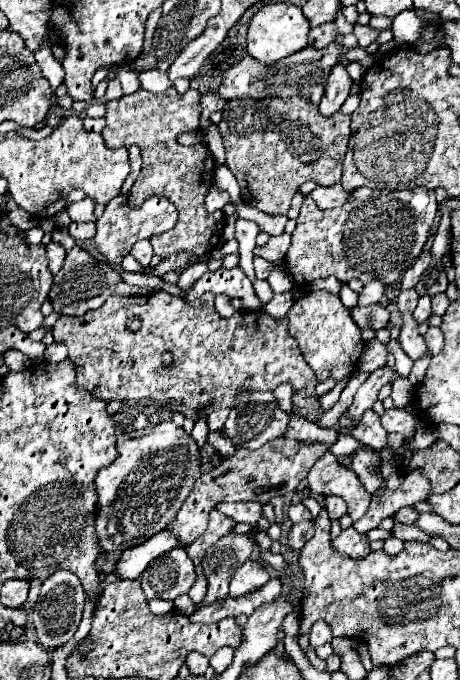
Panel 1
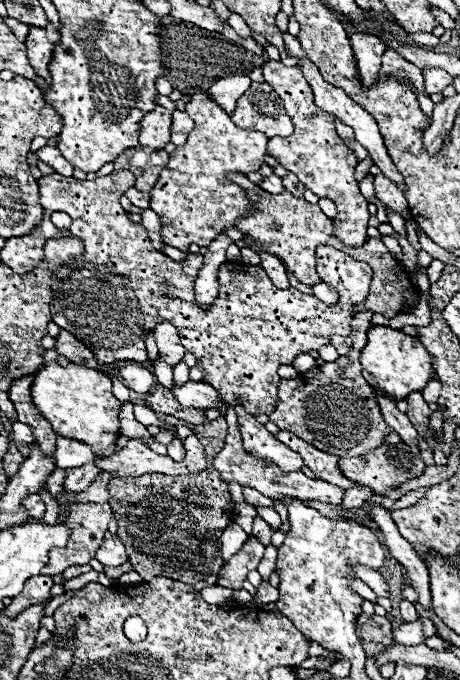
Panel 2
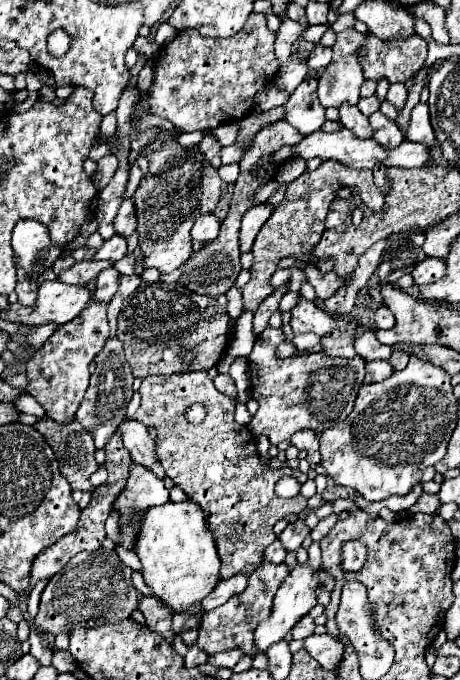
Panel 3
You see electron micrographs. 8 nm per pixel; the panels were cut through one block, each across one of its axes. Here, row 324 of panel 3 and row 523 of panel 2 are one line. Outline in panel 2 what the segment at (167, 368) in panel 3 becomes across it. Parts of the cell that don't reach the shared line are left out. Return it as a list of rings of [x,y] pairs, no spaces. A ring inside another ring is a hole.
[[[220,416],[212,422],[206,422],[200,426],[190,426],[190,430],[200,440],[200,444],[204,446],[204,452],[208,456],[208,468],[204,472],[178,476],[146,474],[146,476],[138,476],[138,478],[112,478],[108,482],[108,494],[110,494],[108,504],[112,506],[114,518],[118,520],[116,534],[126,546],[128,562],[142,576],[142,580],[148,582],[154,576],[166,576],[172,580],[180,580],[196,590],[202,590],[202,588],[216,584],[218,570],[224,564],[222,552],[220,552],[220,536],[222,536],[224,528],[228,528],[232,522],[234,504],[226,490],[224,480],[220,480],[216,470],[212,468],[212,460],[224,448],[226,420]]]

